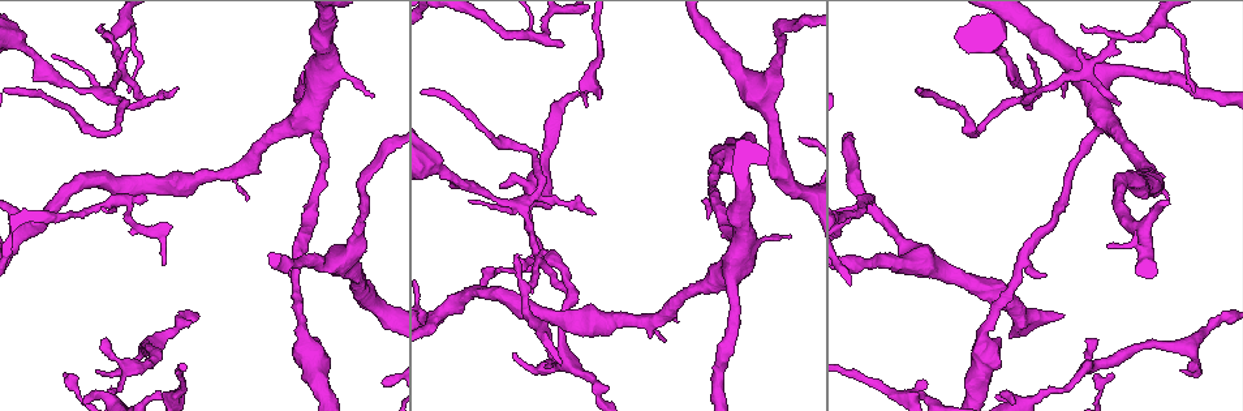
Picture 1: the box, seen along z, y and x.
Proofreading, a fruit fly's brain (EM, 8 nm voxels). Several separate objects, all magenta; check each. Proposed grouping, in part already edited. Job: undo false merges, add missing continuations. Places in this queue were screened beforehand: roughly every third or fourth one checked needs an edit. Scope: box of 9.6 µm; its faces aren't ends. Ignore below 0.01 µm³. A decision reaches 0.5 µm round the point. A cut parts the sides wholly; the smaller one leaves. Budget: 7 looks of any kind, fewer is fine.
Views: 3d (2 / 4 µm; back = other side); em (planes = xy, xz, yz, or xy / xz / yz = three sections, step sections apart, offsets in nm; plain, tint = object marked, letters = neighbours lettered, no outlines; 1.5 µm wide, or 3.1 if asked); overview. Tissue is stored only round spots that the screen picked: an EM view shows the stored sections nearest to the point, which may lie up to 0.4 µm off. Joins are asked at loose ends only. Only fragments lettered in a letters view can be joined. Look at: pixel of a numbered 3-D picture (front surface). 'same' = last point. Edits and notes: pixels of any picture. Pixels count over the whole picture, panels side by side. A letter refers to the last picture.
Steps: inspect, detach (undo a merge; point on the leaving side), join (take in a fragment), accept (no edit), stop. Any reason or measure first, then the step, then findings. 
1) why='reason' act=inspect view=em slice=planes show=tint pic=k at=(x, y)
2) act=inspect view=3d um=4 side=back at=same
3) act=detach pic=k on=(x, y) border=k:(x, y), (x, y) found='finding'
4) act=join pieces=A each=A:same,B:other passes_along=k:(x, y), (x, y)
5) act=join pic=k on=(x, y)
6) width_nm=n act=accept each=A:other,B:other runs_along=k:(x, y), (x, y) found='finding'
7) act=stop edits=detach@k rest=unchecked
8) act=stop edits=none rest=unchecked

why='thick turns thin' act=inspect view=em slice=xz step=4 show=tint pic=1 at=(112, 203)

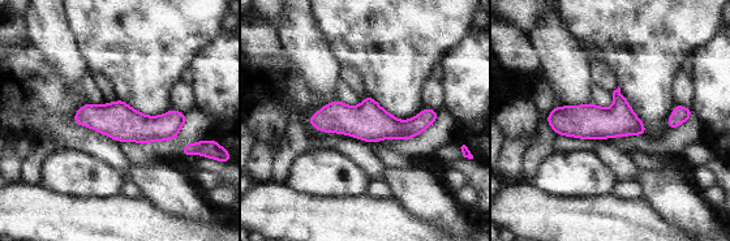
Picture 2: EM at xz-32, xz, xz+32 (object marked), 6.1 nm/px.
act=inspect view=em slice=planes show=letters at=same

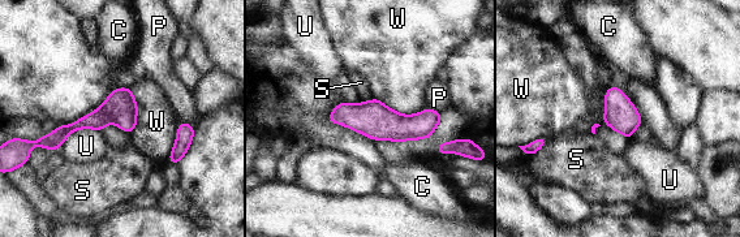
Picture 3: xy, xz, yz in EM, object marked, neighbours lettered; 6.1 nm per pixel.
act=accept each=C:other,P:other,S:other,U:other,W:other border=3:(606, 89), (605, 115), (601, 119) found='continuous, no second neuron'

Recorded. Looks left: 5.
why='a fork' act=inspect view=em slice=planes show=tint pic=1 at=(714, 194)

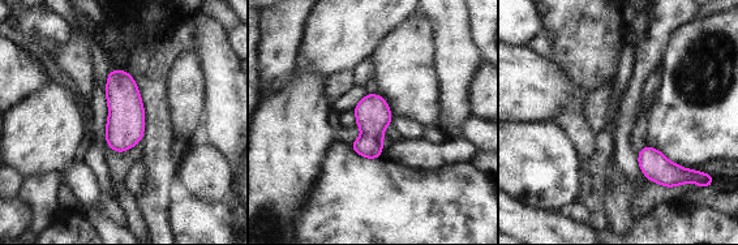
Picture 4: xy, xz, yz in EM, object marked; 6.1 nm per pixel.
act=inspect view=em slice=planes show=letters at=same

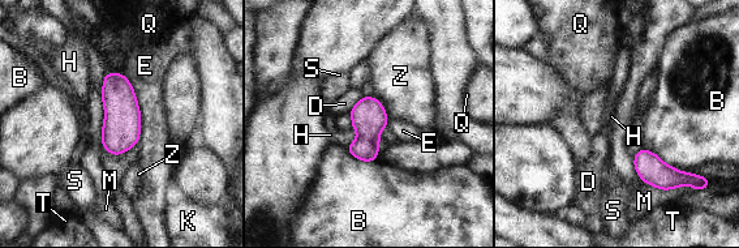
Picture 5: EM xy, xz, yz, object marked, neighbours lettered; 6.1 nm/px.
width_nm=220 act=accept each=B:other,D:other,E:other,H:other,K:other,M:other,Q:other,S:other,T:other,Z:other border=5:(373, 95), (382, 105), (389, 119) found='one neuron here'

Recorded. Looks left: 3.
why='two arms at a narrow angle' act=inspect view=3d um=4 pic=1 at=(514, 206)

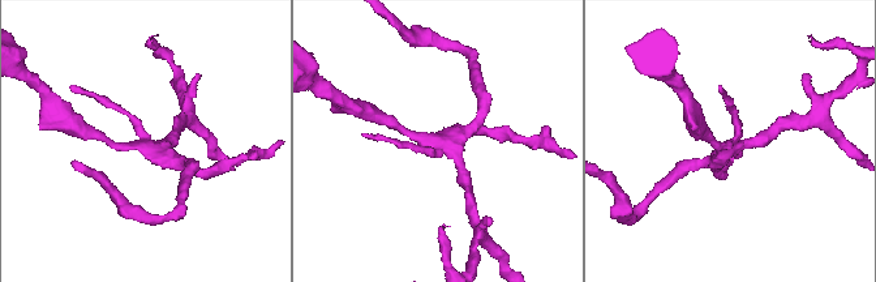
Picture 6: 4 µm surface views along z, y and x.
why='shape alone is not enough' act=inspect view=em slice=planes show=letters pic=6 at=(147, 146)

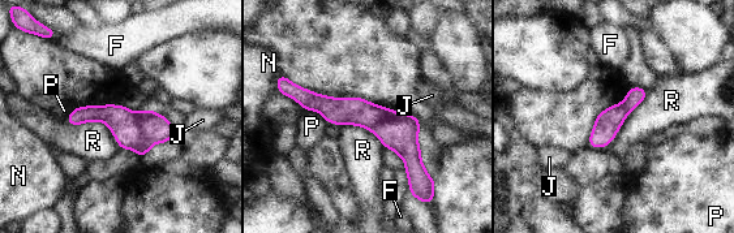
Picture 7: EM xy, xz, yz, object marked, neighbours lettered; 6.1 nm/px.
width_nm=160 act=detach pic=7 on=(158, 128) each=F:other,J:other,N:other,P:other,R:other border=7:(141, 112), (144, 132), (154, 142) found='a second neuron is stuck on'

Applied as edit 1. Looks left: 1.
act=stop edits=detach@7 rest=unchecked

